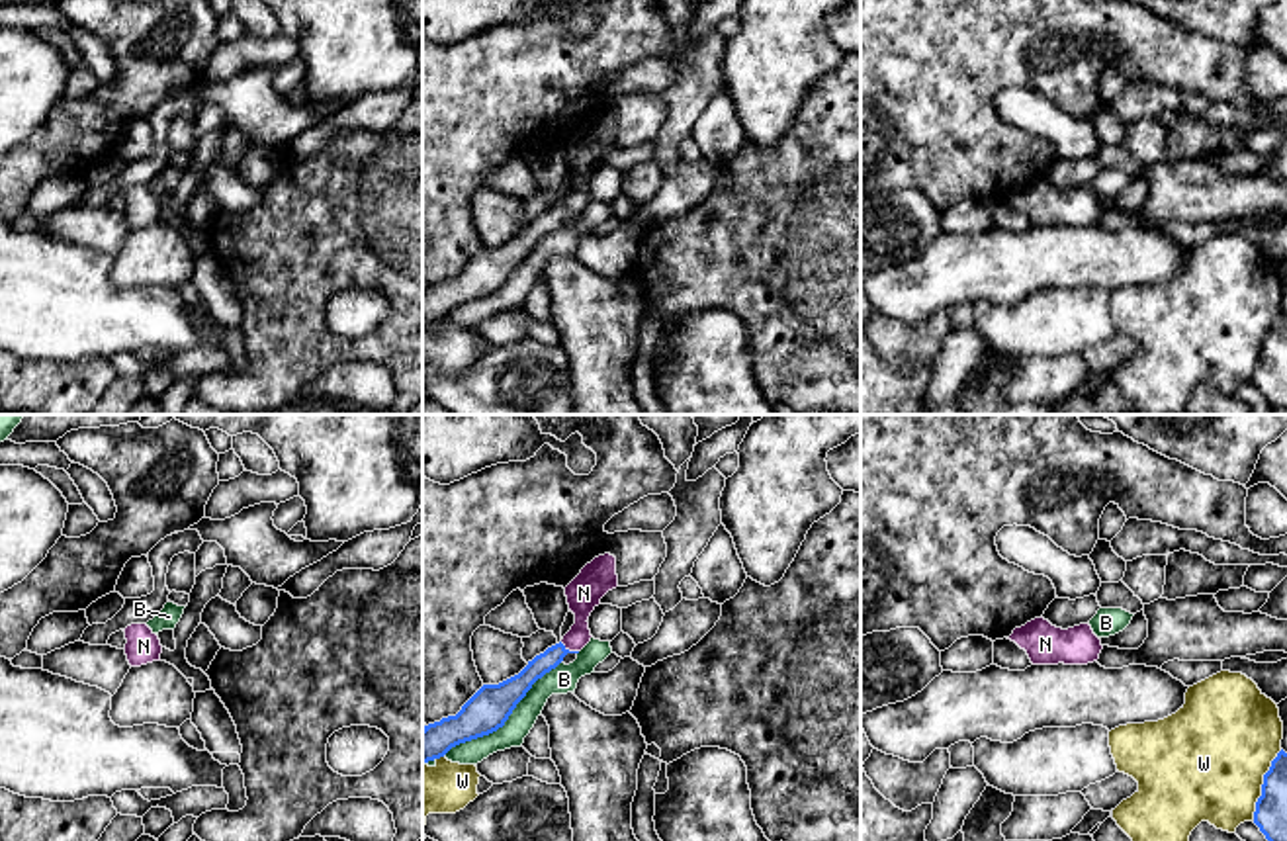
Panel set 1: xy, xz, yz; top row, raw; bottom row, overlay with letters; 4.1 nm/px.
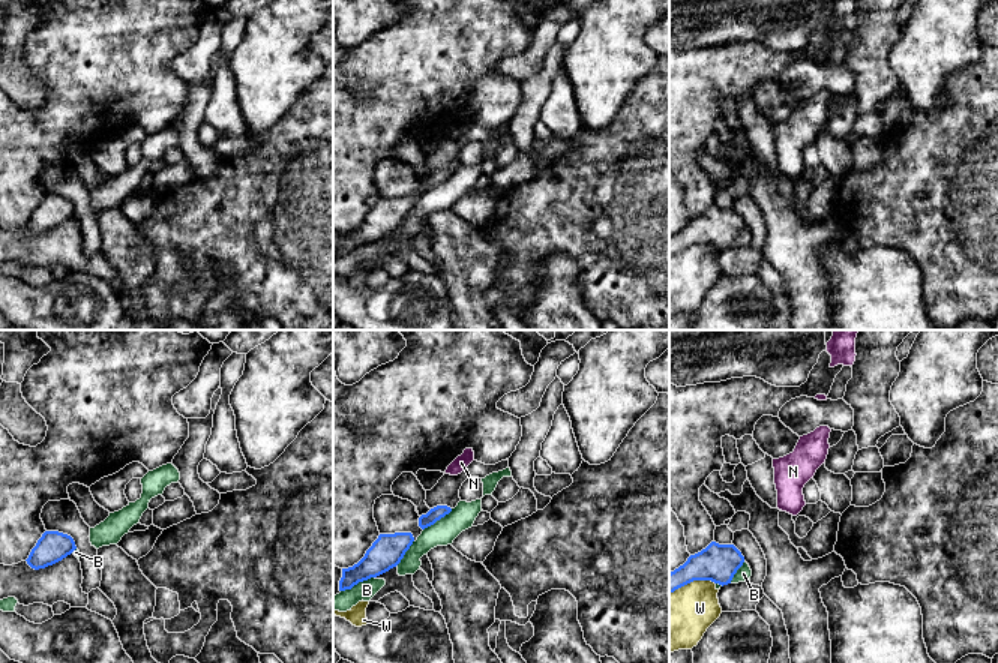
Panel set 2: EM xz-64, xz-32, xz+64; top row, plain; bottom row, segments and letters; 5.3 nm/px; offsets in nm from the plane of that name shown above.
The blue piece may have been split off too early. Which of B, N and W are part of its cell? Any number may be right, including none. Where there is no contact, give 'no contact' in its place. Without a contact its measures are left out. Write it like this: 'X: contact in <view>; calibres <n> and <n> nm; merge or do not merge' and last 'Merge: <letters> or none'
B: contact in xz; calibres 170 and 110 nm; do not merge
N: contact in xz; calibres 90 and 150 nm; merge
W: contact in yz; calibres 140 and 480 nm; do not merge
Merge: N

